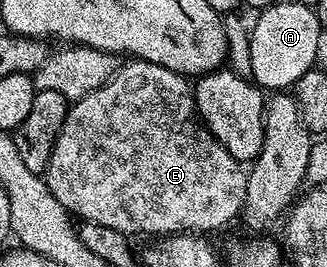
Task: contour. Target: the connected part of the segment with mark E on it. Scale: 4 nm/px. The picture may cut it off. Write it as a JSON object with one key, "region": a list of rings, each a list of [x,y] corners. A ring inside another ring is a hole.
{"region":[[[139,59],[129,60],[129,65],[121,64],[115,75],[110,78],[106,83],[102,83],[102,87],[98,87],[94,91],[90,91],[90,95],[85,97],[75,98],[68,106],[68,114],[66,119],[62,123],[62,127],[58,131],[56,136],[56,142],[52,144],[52,154],[48,157],[48,168],[46,170],[46,180],[50,191],[54,195],[54,199],[58,199],[58,203],[62,203],[62,207],[68,210],[69,214],[73,218],[79,219],[80,221],[93,221],[94,223],[103,223],[106,227],[114,227],[114,231],[122,231],[129,235],[135,235],[135,233],[152,233],[148,235],[171,235],[174,233],[194,233],[197,235],[208,235],[211,234],[211,229],[220,229],[223,225],[228,225],[232,220],[239,218],[241,216],[244,200],[246,199],[246,183],[248,182],[248,174],[246,172],[245,166],[234,159],[234,155],[230,155],[230,151],[226,151],[226,147],[222,147],[222,143],[216,141],[216,136],[214,136],[208,128],[205,127],[204,122],[200,120],[196,111],[196,99],[194,96],[193,86],[190,84],[189,78],[187,76],[170,71],[166,67],[161,65],[155,65],[149,61],[142,61]]]}

